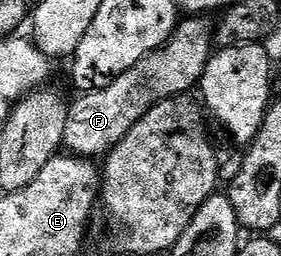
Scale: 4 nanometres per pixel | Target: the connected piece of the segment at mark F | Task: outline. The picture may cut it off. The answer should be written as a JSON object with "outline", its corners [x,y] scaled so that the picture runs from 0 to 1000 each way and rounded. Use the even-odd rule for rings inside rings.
{"outline":[[[662,66],[637,86],[633,105],[612,129],[612,145],[591,164],[591,180],[559,199],[527,207],[470,270],[456,270],[427,301],[391,313],[388,328],[359,348],[324,352],[295,387],[278,387],[249,418],[242,488],[228,504],[228,574],[246,602],[281,613],[374,609],[423,551],[569,395],[605,383],[612,371],[658,371],[687,359],[715,328],[719,289],[740,254],[751,215],[769,195],[769,121],[733,66]]]}

